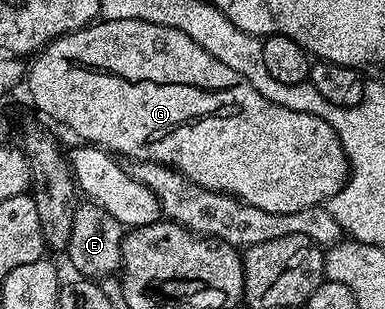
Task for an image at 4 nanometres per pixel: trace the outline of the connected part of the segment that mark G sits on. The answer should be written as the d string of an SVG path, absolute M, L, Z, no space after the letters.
M100 19L84 29L75 29L72 33L57 37L47 47L39 50L34 60L36 62L29 64L26 69L26 86L28 85L28 93L32 96L33 103L46 116L61 121L68 129L73 129L81 137L81 142L107 149L113 155L128 157L127 159L132 161L158 161L161 165L171 165L173 169L180 170L202 187L215 189L217 193L229 193L254 207L262 207L262 211L275 213L293 213L306 207L324 205L348 182L348 156L344 154L340 137L334 127L326 123L326 119L310 115L306 111L290 111L290 107L278 107L278 103L270 103L270 99L258 95L258 91L247 79L238 75L238 71L226 67L226 63L218 63L218 59L214 59L210 51L206 51L198 43L194 43L190 35L174 27L146 23L142 19Z

